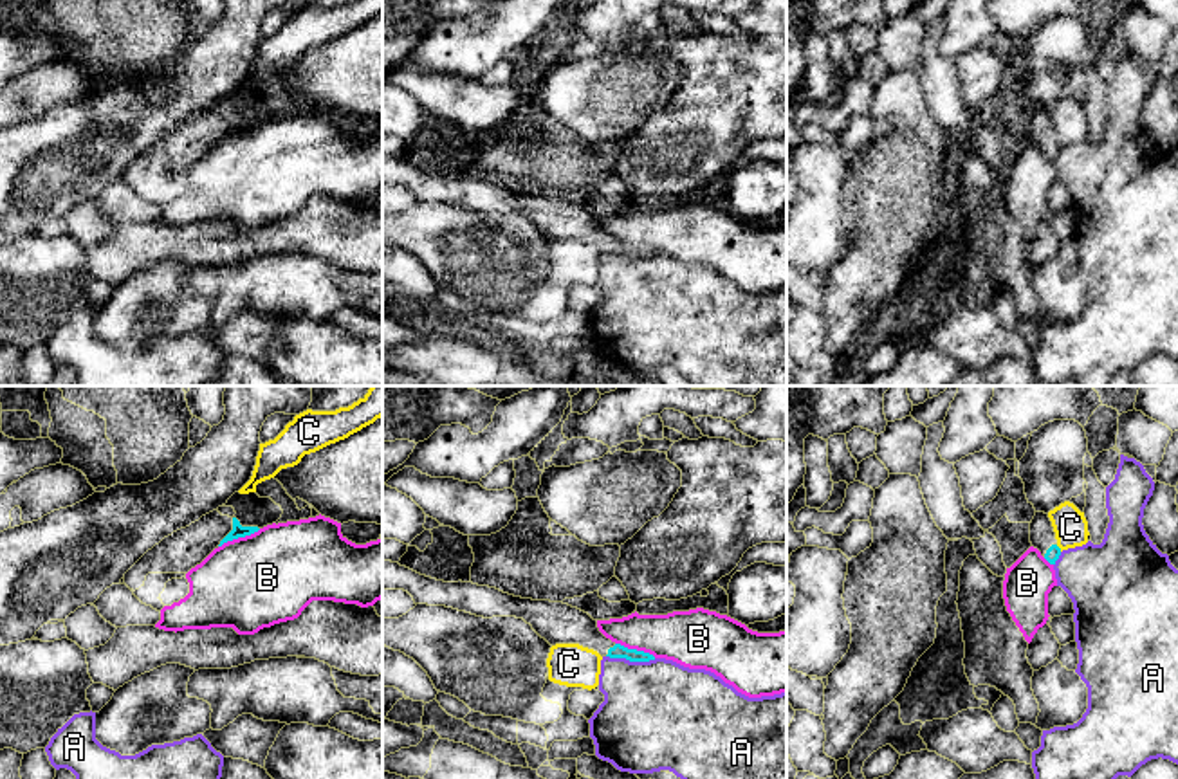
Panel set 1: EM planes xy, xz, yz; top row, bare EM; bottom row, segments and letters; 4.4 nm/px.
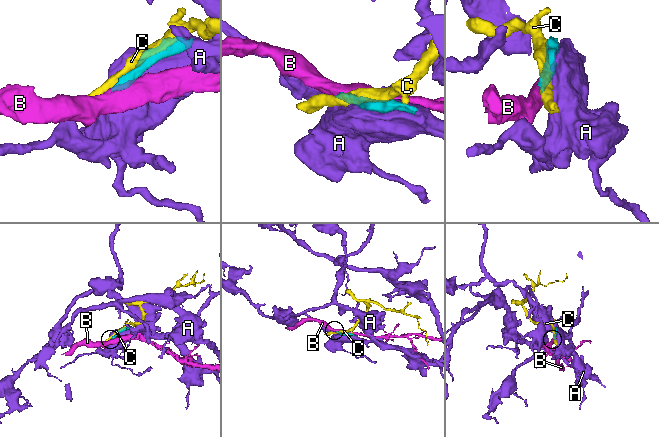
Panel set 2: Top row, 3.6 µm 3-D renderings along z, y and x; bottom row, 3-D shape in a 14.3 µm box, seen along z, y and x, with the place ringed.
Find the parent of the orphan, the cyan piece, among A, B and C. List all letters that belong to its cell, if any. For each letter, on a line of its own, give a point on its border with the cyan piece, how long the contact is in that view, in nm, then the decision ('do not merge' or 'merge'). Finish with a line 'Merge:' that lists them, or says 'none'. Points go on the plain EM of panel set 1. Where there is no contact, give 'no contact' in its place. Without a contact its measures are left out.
A: xz (632, 256) | 220 nm | do not merge
B: xy (239, 132) | 200 nm | do not merge
C: yz (1059, 145) | 40 nm | do not merge
Merge: none

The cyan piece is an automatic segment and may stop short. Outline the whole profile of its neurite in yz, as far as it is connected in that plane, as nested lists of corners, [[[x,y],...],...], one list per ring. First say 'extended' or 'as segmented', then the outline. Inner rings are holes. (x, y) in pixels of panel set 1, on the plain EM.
extended | [[[1035,108],[1030,119],[1030,139],[1050,160],[1055,160],[1061,151],[1061,144],[1057,142],[1055,128],[1048,110]]]

